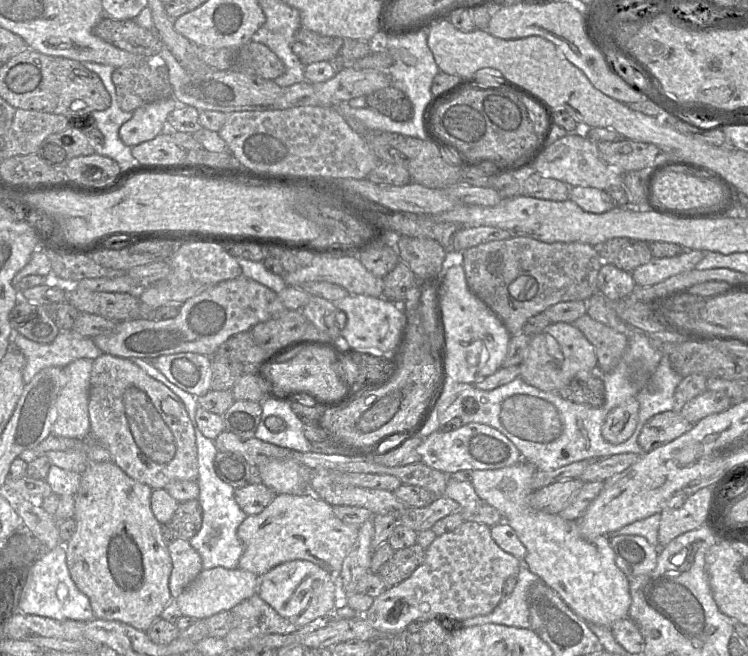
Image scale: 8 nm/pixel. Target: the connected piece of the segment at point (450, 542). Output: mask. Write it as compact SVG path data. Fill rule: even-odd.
M466 521L455 530L437 536L412 575L374 599L363 616L365 620L384 634L398 635L405 632L408 625L417 619L427 622L433 619L443 620L446 617L461 623L466 619L491 613L503 599L505 581L511 575L518 575L520 560L500 548L493 540L490 528L484 523Z

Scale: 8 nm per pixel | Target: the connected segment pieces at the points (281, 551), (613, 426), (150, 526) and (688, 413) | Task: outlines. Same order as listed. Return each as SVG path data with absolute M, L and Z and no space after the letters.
M277 494L261 513L248 515L238 527L237 535L244 547L238 568L261 577L284 562L310 561L334 579L338 607L347 598L340 578L343 561L357 539L359 529L359 526L338 519L333 507L314 494Z
M631 397L606 416L602 425L602 436L612 444L620 444L629 439L638 422L639 403L636 397Z
M113 461L89 463L86 470L82 473L79 490L74 496L73 518L76 522L76 529L71 539L66 544L64 544L66 550L66 563L70 576L78 589L88 597L95 618L108 621L120 621L144 632L148 632L149 628L161 616L164 608L172 600L169 589L169 578L172 571L172 561L168 546L162 537L161 523L159 523L155 518L151 509L152 490L153 489L148 485L129 477Z
M706 390L685 403L680 414L694 425L706 416L723 412L731 406L732 401L726 395Z

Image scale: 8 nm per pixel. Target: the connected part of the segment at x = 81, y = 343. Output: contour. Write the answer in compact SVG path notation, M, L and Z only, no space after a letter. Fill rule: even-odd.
M72 329L59 330L54 341L49 344L33 342L19 333L12 334L10 343L26 358L23 371L25 384L43 368L66 367L77 359L94 360L103 354L91 338L77 334Z

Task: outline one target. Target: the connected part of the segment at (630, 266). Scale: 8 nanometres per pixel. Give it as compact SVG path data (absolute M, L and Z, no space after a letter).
M613 238L594 246L603 263L631 273L652 258L649 243L629 238Z

